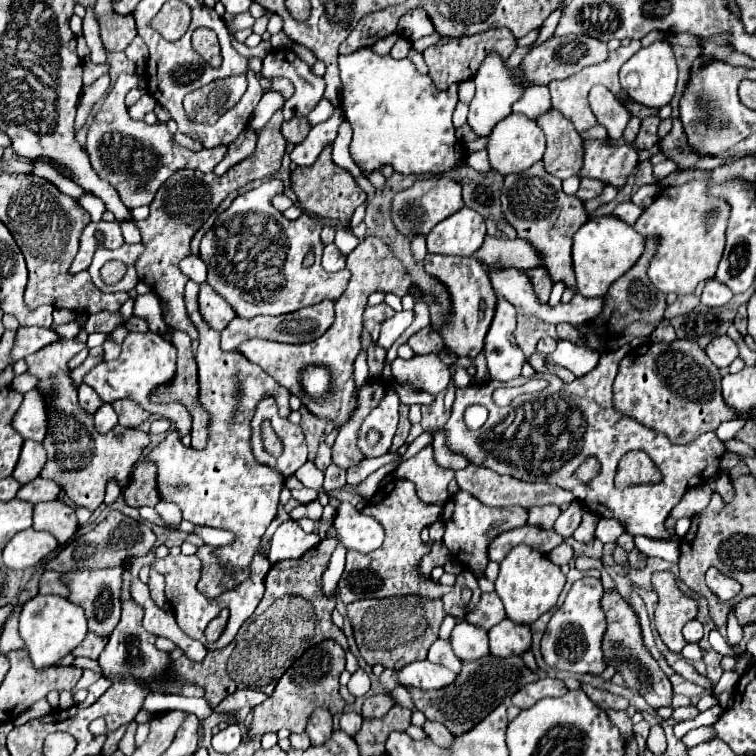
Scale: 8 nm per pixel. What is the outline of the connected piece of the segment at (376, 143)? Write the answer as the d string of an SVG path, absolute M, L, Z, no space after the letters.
M359 48L347 56L339 54L337 64L341 70L341 110L349 124L353 126L351 140L351 158L361 170L377 170L383 164L391 164L397 172L403 174L425 174L425 172L449 172L465 160L465 146L455 136L453 112L459 102L457 90L459 84L451 84L445 92L437 90L431 84L429 76L423 76L415 70L415 64L409 58L395 60L391 56L377 56L371 48Z

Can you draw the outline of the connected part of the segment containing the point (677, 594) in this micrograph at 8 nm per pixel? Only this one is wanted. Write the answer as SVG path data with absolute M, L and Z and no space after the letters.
M655 572L653 590L659 594L655 626L667 648L673 652L681 652L679 646L685 646L681 628L687 624L687 620L695 618L697 602L677 588L677 582L671 572Z

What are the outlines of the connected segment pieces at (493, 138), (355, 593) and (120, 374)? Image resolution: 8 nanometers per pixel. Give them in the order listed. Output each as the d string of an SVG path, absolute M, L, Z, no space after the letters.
M509 114L505 120L501 120L491 130L487 152L489 152L491 168L495 172L499 172L501 176L525 172L527 168L531 168L535 162L539 162L543 158L543 154L545 154L545 136L543 136L543 130L537 126L537 122L525 118L523 114Z
M397 478L397 480L381 486L375 492L375 496L365 504L363 512L375 516L383 524L383 528L387 530L385 542L379 550L369 552L365 556L361 556L359 552L347 552L345 572L339 580L341 600L345 604L351 604L351 602L363 600L363 598L391 598L391 596L409 596L409 594L435 600L435 598L441 598L443 594L451 592L453 588L441 586L439 582L433 582L431 578L423 578L415 572L415 566L419 564L421 556L431 550L429 544L421 542L421 530L425 524L433 524L435 520L439 520L441 508L443 506L439 506L439 504L421 502L415 492L415 484L411 484L409 480Z
M129 332L125 342L123 342L121 356L117 360L99 363L89 371L83 382L89 384L99 394L99 398L103 402L129 398L129 400L135 400L149 414L159 414L167 420L173 420L181 438L183 438L191 432L191 416L183 408L183 404L175 404L175 402L171 402L171 404L151 404L149 398L147 398L151 388L167 382L171 378L171 374L175 374L175 358L177 358L177 348L169 340L165 340L161 334Z

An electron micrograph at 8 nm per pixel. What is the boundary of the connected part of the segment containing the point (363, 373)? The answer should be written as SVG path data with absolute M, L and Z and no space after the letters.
M361 350L354 363L354 379L359 392L362 384L369 378L369 368L367 364L367 351Z

